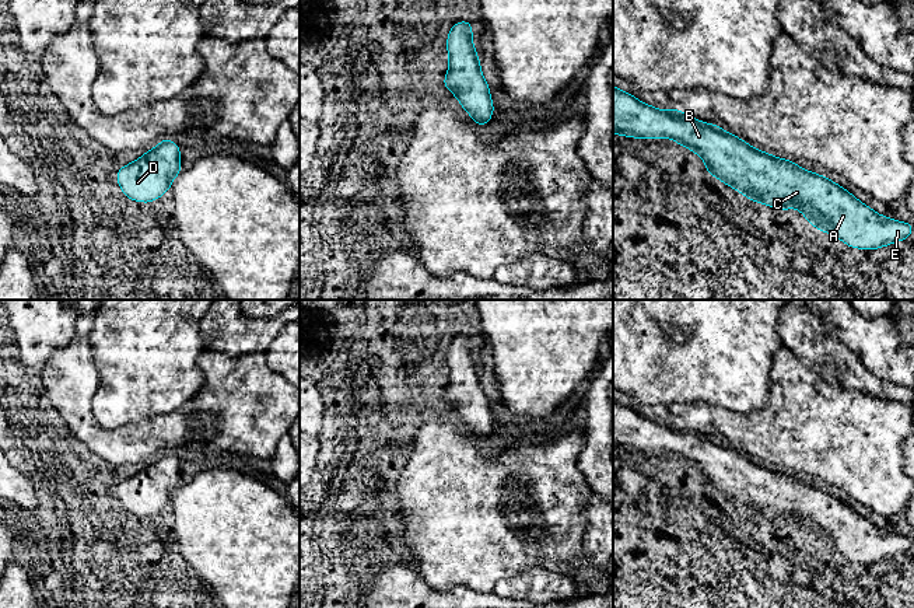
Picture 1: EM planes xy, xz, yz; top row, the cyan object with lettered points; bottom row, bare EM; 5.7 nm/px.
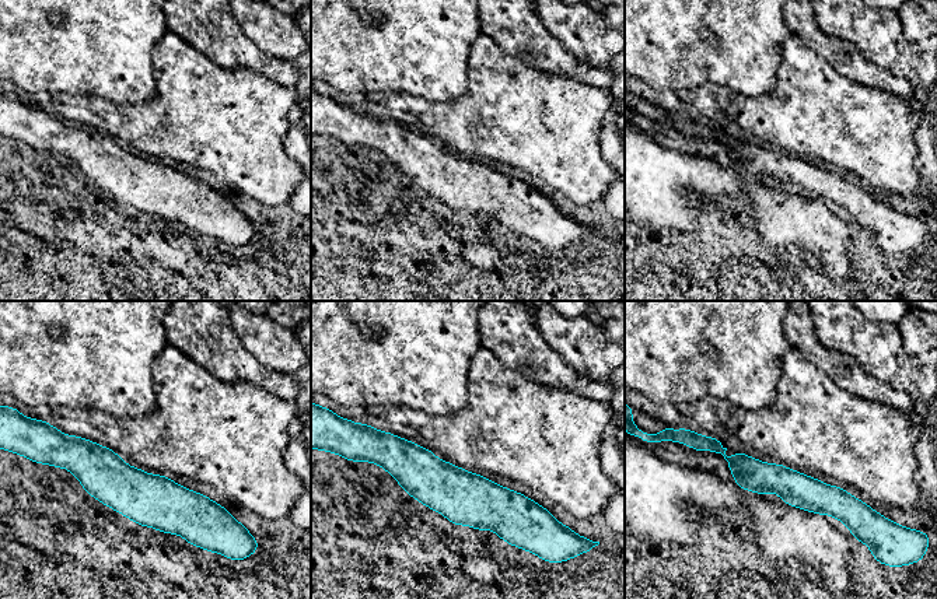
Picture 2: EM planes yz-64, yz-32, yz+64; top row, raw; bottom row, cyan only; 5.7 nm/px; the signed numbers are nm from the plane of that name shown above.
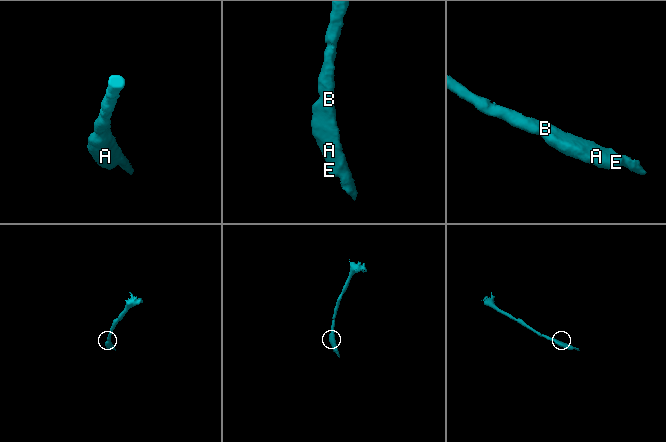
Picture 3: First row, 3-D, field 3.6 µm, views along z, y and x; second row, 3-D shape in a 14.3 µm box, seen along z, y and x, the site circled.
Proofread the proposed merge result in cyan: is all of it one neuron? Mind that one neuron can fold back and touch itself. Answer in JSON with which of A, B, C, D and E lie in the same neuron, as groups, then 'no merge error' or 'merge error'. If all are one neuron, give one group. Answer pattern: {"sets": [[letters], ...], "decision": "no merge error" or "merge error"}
{"sets": [["A", "B", "C", "D", "E"]], "decision": "no merge error"}

